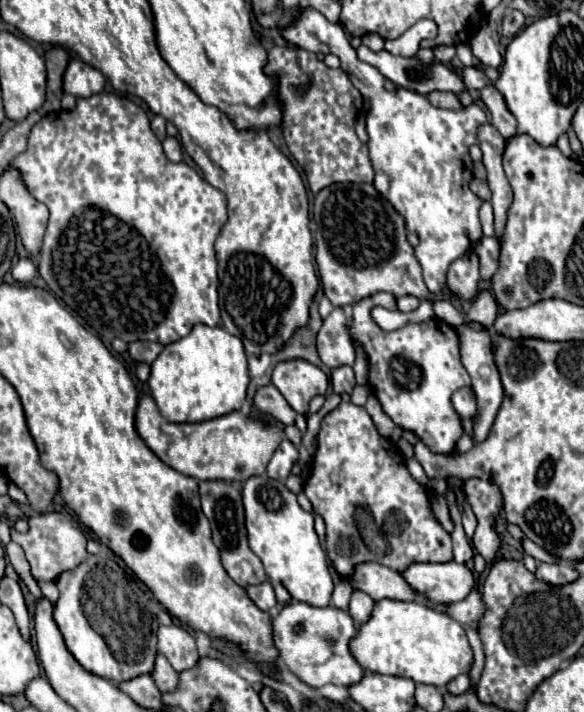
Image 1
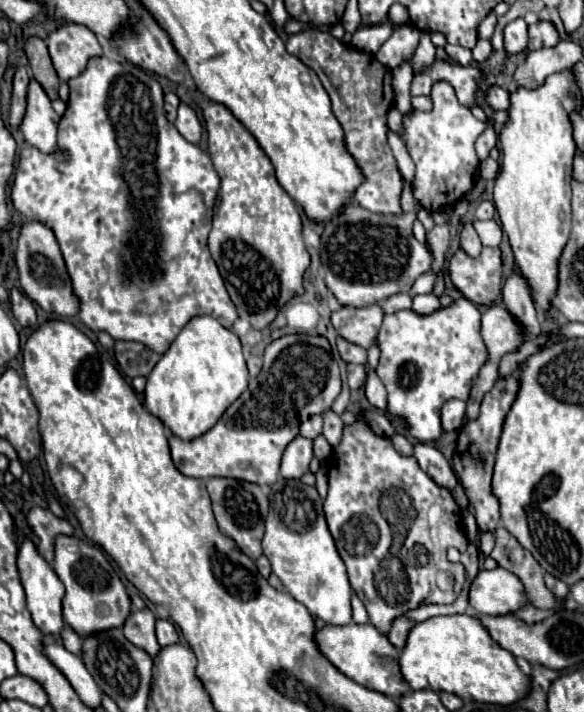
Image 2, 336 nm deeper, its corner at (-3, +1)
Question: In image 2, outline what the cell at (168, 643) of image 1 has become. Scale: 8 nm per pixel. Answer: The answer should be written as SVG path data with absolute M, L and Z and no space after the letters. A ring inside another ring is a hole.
M158 619L158 621L156 621L156 637L158 637L158 643L160 643L162 647L178 643L178 631L176 631L176 627L172 625L172 621L162 621L162 619Z

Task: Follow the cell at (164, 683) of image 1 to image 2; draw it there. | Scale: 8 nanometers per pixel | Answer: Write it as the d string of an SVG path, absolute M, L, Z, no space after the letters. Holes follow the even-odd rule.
M142 609L142 611L134 611L124 627L122 633L124 637L134 643L138 649L146 651L150 657L156 657L160 653L160 645L156 641L156 633L154 633L154 613L150 609Z

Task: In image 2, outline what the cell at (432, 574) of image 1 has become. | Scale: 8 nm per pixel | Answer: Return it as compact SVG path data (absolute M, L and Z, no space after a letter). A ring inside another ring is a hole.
M496 567L492 571L478 571L478 575L472 579L470 591L468 591L468 605L474 613L480 615L506 615L506 613L514 613L520 605L524 605L524 587L520 583L520 579L516 579L516 575L512 575L510 571L504 571L502 567Z

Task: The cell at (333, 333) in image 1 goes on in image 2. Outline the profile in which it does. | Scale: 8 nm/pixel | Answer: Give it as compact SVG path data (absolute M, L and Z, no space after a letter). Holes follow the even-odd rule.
M336 337L336 345L338 345L340 357L342 357L346 363L360 363L360 365L366 363L366 349L362 349L362 347L346 341L344 337Z

